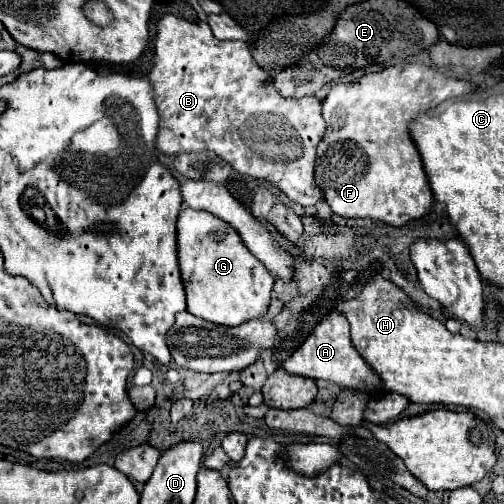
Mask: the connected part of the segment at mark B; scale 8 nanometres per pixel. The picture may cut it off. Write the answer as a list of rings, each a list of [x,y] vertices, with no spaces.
[[[166,14],[158,20],[154,66],[150,82],[156,86],[156,106],[160,126],[156,134],[156,150],[162,154],[212,150],[222,156],[240,174],[266,180],[280,188],[292,202],[316,206],[322,202],[322,192],[314,188],[314,152],[326,124],[322,120],[322,102],[316,96],[284,98],[276,92],[272,78],[254,62],[246,42],[220,42],[214,38],[206,22],[188,22]]]

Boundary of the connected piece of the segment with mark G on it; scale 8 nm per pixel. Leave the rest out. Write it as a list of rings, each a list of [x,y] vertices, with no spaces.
[[[184,208],[178,216],[178,258],[180,258],[180,270],[182,270],[190,314],[200,316],[214,324],[222,324],[222,326],[238,326],[246,320],[266,316],[272,286],[274,286],[274,276],[242,244],[242,240],[238,240],[238,234],[234,232],[234,228],[230,228],[230,224],[226,224],[224,220],[218,220],[216,216],[210,216],[208,212]]]

